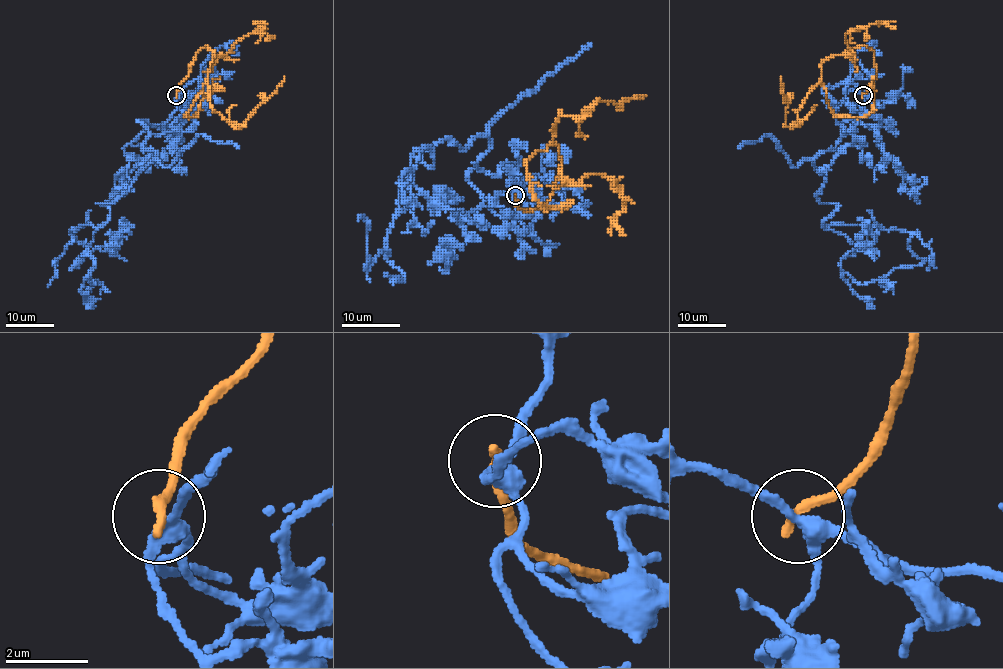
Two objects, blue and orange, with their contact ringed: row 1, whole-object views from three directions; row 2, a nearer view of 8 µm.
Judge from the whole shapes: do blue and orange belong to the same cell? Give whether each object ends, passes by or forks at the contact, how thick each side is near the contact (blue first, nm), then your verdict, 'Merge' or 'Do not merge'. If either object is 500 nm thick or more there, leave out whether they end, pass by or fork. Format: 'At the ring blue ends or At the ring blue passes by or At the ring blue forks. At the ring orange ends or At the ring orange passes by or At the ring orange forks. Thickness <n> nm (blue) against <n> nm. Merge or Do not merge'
At the ring blue forks. At the ring orange ends. Thickness 320 nm (blue) against 280 nm. Do not merge

